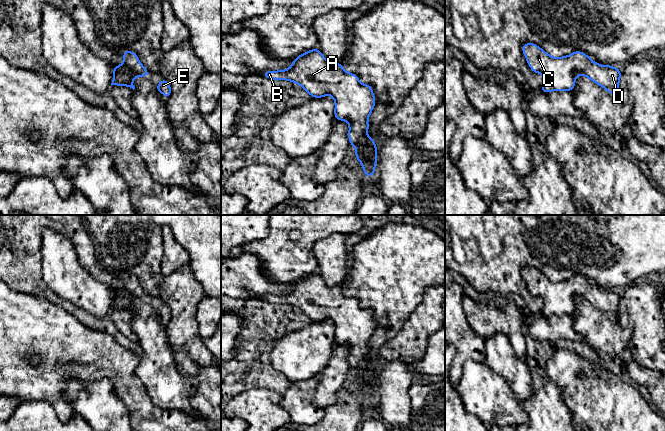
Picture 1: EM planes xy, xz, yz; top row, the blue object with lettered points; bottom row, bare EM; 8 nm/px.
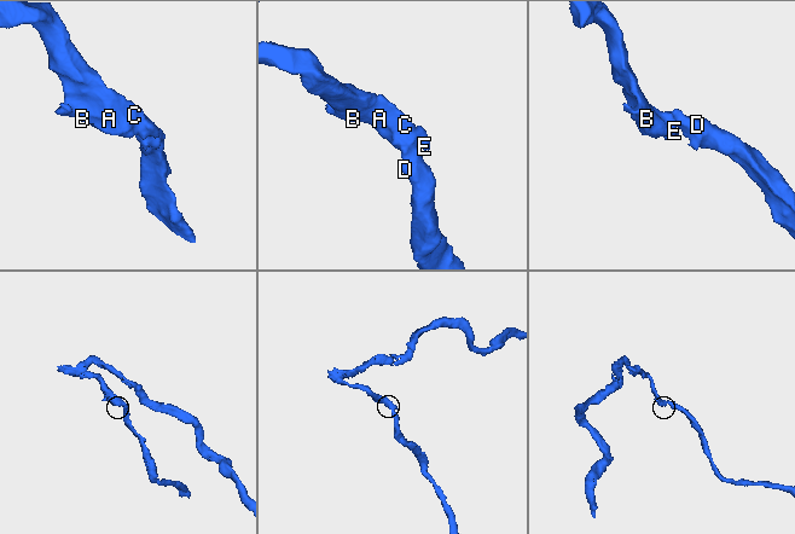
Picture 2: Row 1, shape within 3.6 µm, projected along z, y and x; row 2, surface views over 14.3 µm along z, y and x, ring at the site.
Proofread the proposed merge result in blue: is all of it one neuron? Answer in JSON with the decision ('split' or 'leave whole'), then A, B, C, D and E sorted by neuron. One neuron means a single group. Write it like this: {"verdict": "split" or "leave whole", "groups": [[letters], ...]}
{"verdict": "leave whole", "groups": [["A", "B", "C", "D", "E"]]}

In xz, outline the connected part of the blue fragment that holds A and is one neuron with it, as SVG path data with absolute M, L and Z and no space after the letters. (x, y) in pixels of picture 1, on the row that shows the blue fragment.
M318 48L296 57L289 69L265 71L262 75L294 82L314 98L332 96L335 119L349 123L349 144L356 148L356 160L361 162L367 177L375 174L378 148L375 137L367 136L367 120L376 103L371 85L361 84L358 76L346 72L340 62L327 61Z

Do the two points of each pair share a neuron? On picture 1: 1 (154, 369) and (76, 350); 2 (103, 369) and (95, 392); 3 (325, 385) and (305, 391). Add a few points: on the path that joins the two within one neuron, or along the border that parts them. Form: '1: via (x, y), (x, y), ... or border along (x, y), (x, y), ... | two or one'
1: border along (139, 357), (136, 376), (145, 387) | two
2: border along (76, 378), (82, 381), (108, 378), (116, 395) | two
3: border along (318, 376), (314, 396) | two

